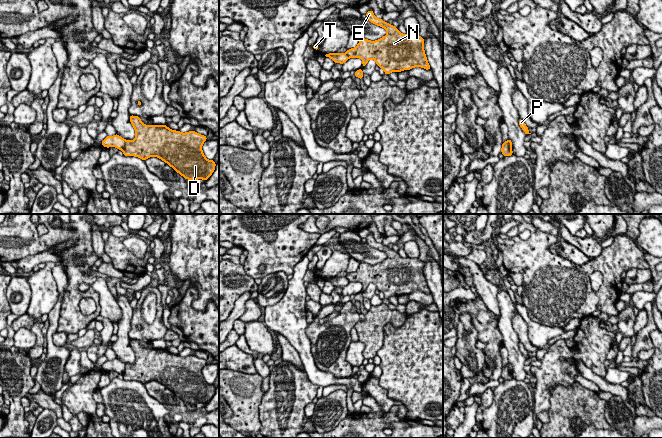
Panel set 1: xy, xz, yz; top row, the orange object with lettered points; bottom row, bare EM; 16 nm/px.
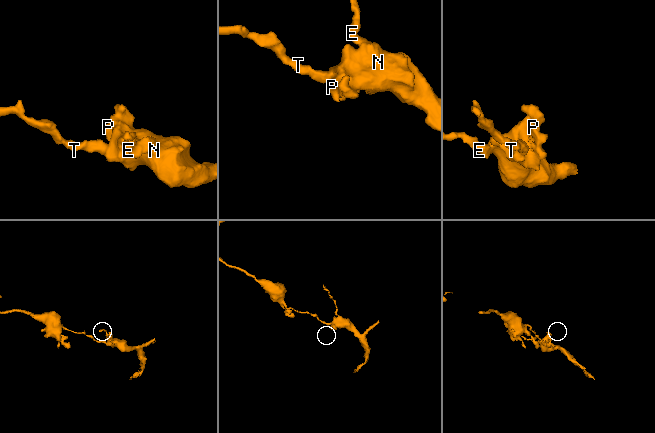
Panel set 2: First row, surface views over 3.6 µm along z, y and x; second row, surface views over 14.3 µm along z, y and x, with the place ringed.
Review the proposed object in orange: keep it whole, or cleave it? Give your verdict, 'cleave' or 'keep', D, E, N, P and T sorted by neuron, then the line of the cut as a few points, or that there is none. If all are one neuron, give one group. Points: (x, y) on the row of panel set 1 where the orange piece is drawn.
cleave | D E N P / T | xy (125, 140), (125, 145), (122, 149)

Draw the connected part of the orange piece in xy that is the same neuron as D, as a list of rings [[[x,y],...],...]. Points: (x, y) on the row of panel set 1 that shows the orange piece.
[[[130,115],[135,129],[135,139],[125,140],[124,156],[142,160],[155,156],[166,162],[185,179],[207,180],[215,170],[216,163],[208,160],[202,151],[207,137],[195,131],[182,133],[166,125],[145,125],[138,116]]]

